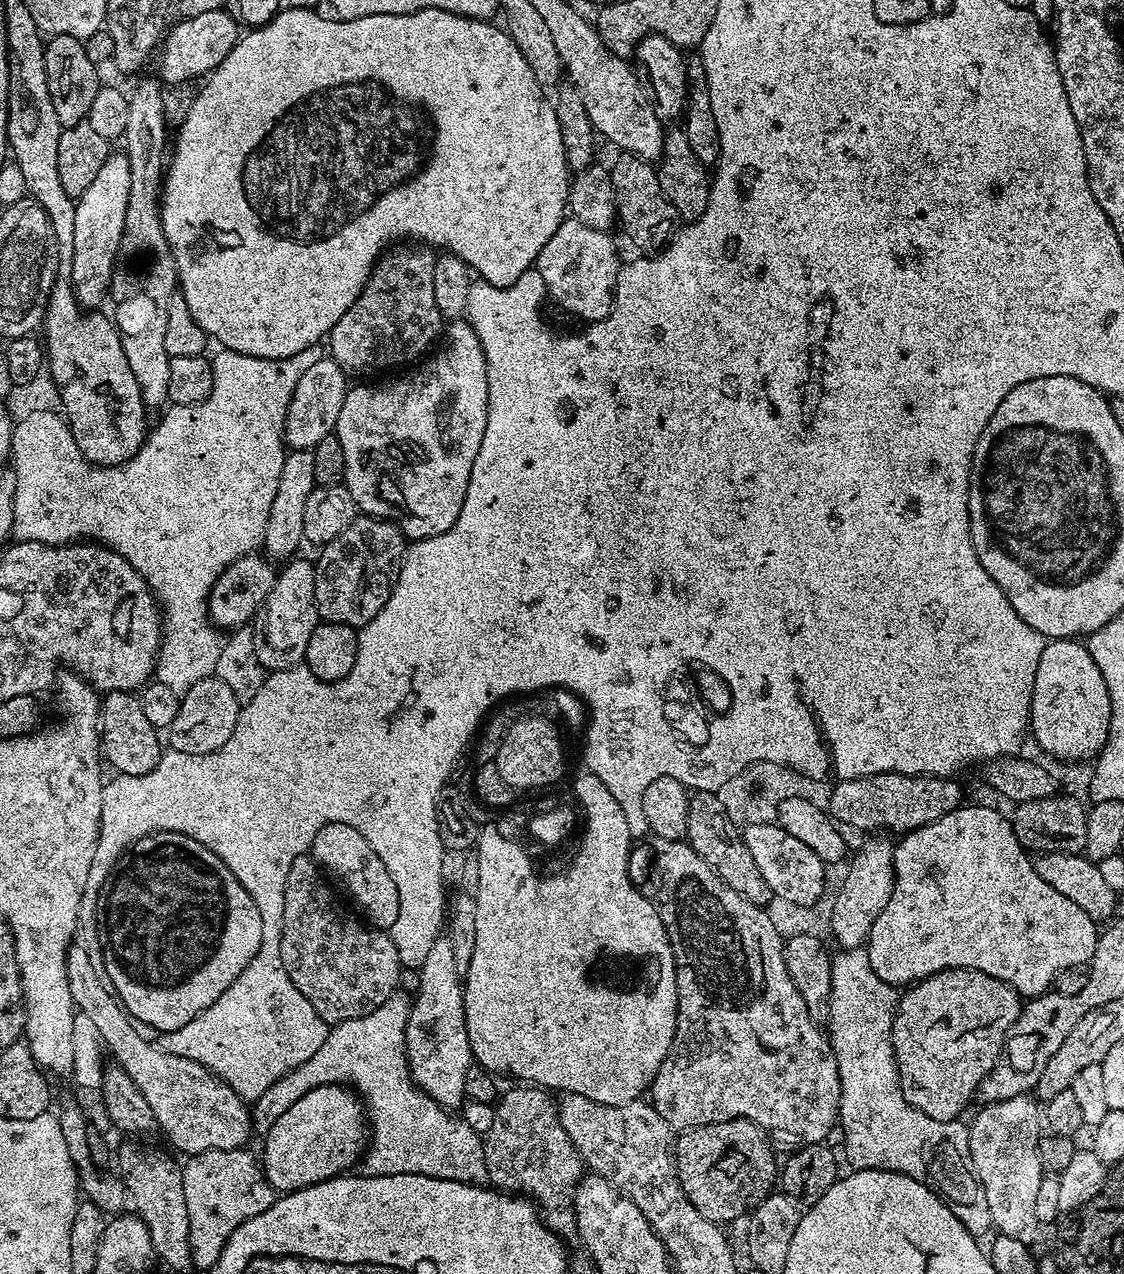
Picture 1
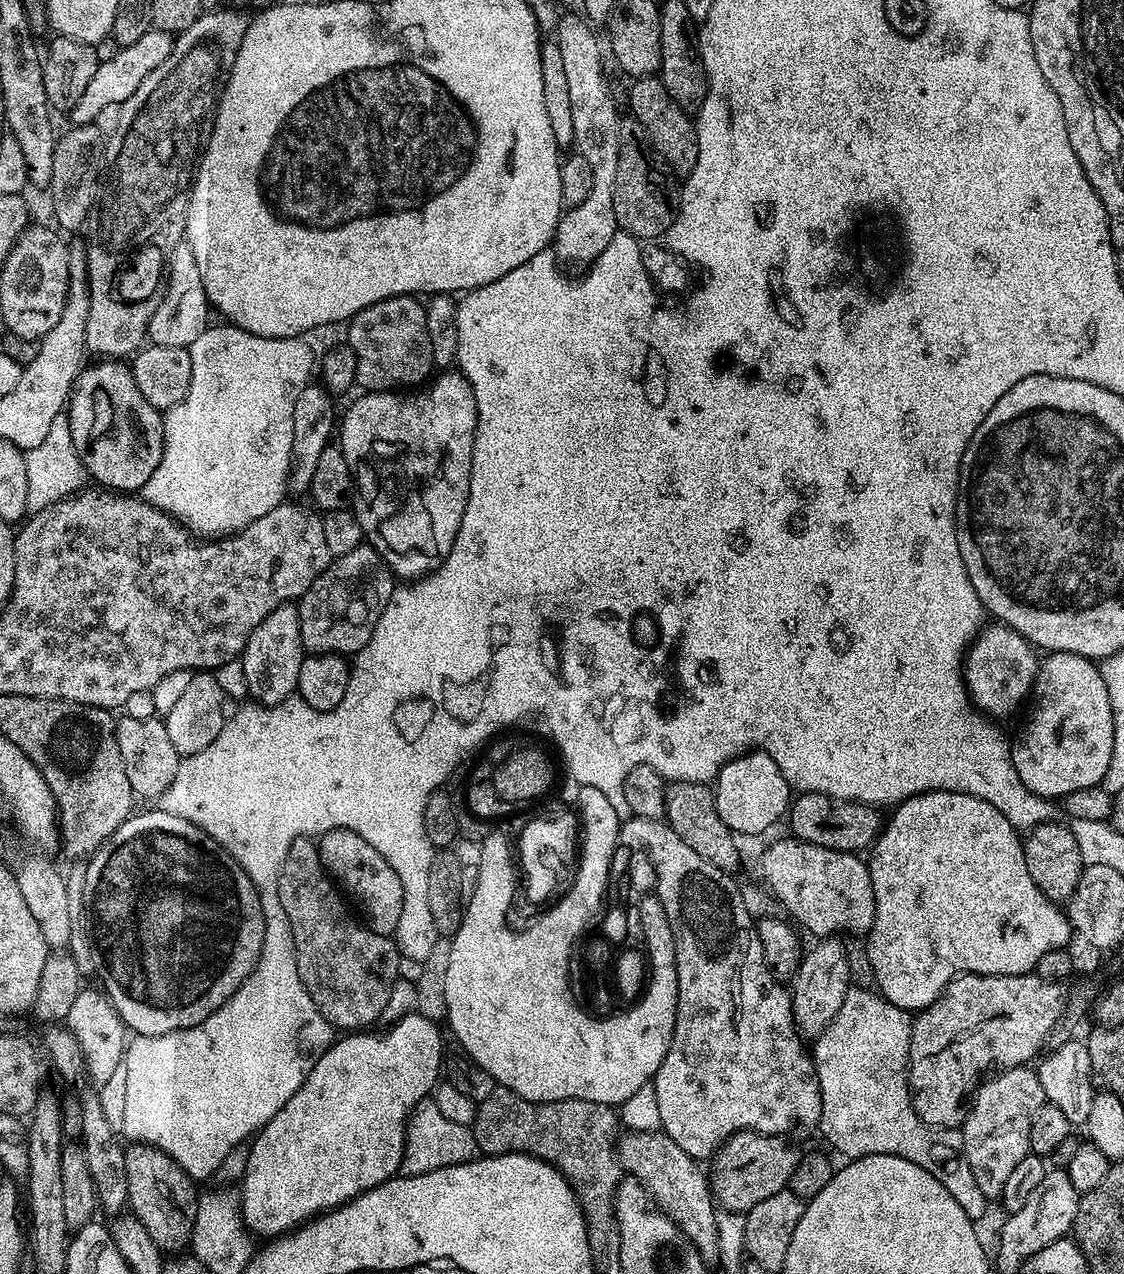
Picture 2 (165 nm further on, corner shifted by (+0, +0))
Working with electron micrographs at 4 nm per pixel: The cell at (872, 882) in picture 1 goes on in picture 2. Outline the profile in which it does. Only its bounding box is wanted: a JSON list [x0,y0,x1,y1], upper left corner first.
[791,939,853,1038]

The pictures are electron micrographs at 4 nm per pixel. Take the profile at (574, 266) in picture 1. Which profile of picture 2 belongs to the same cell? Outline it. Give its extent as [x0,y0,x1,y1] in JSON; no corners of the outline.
[554,15,621,265]

